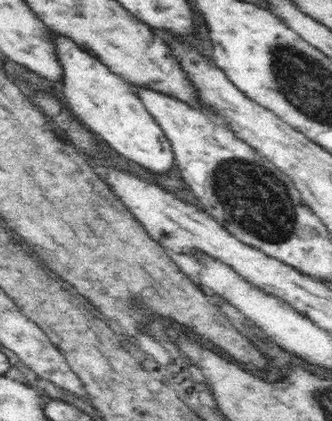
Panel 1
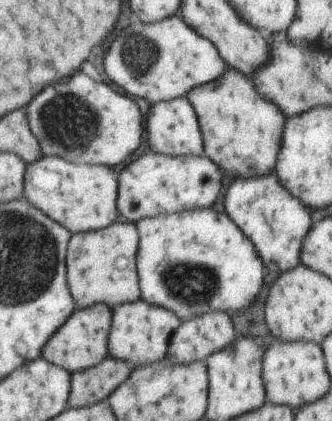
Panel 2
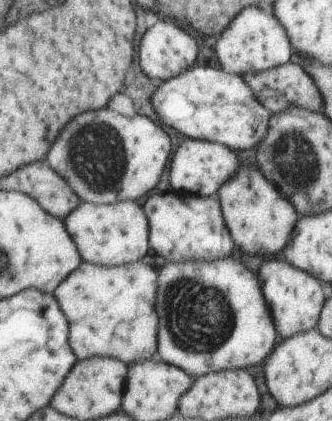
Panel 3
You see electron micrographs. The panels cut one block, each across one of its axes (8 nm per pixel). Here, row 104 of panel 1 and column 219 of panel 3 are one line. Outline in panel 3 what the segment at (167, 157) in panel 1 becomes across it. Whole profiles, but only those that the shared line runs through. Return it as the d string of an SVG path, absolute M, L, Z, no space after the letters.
M193 64L181 74L157 84L149 102L153 112L159 116L159 122L171 126L183 134L183 138L217 142L241 156L251 156L255 152L271 122L271 112L255 100L255 94L243 78L211 66Z

